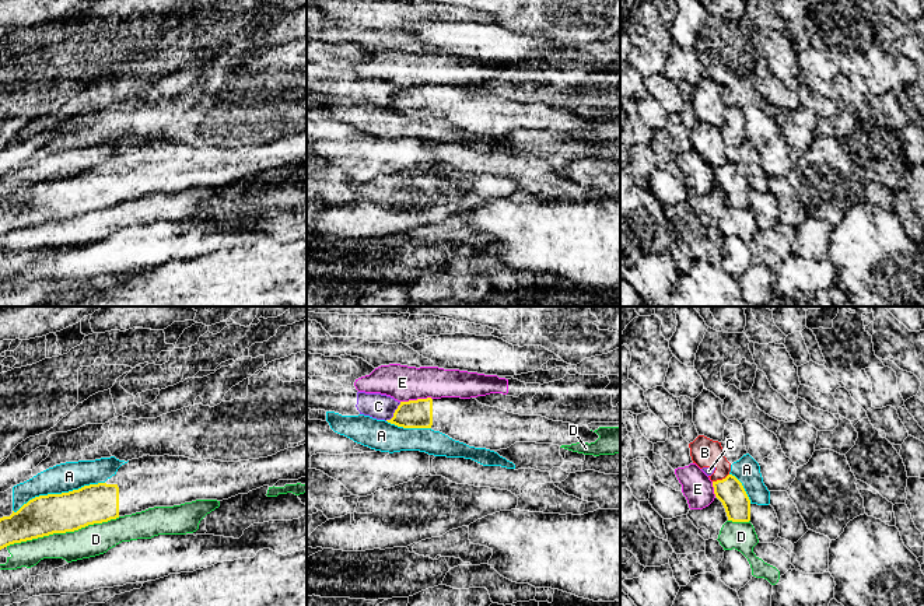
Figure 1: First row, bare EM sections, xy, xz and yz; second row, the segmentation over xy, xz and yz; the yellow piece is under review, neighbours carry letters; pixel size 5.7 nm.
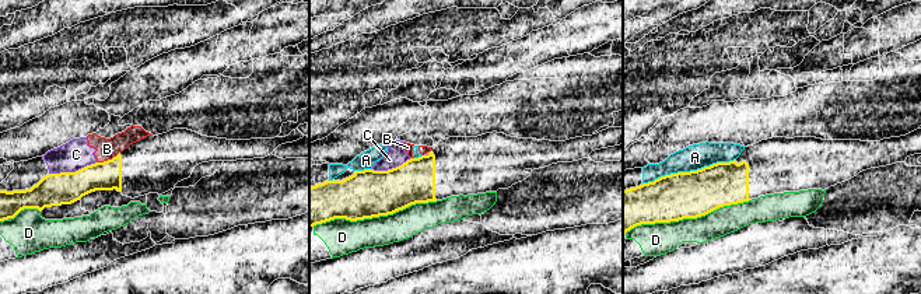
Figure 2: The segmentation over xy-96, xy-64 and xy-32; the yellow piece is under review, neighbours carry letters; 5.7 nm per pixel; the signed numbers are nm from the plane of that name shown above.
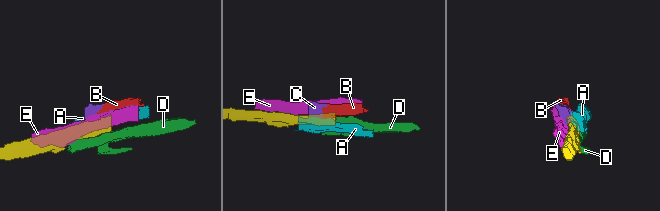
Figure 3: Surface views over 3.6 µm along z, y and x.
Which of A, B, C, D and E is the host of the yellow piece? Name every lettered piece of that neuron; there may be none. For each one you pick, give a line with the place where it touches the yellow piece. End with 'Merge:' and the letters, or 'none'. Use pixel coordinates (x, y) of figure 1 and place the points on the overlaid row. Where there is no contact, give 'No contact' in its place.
Merge: none

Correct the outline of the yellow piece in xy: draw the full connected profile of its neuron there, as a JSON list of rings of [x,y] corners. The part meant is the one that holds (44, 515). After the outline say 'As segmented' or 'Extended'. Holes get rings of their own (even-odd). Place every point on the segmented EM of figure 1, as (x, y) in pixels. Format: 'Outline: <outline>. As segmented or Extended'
Outline: [[[307,444],[287,448],[267,458],[239,462],[147,455],[122,465],[116,474],[105,483],[84,486],[62,494],[39,495],[29,500],[17,512],[13,511],[10,516],[0,518],[0,550],[14,543],[74,532],[154,507],[174,507],[196,500],[223,501],[263,486],[273,487],[279,480],[301,477],[307,477]]]. Extended

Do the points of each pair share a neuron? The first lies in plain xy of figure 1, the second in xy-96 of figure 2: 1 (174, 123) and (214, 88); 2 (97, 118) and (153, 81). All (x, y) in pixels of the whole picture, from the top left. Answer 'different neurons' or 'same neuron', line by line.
1: same neuron
2: different neurons

